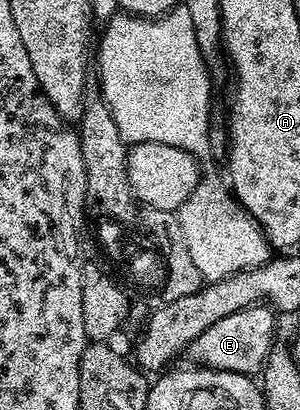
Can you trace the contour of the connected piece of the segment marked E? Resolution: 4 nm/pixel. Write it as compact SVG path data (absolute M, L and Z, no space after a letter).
M268 305L248 306L239 312L231 312L231 316L223 316L223 320L215 320L207 332L203 332L187 347L194 363L208 366L210 370L230 370L236 374L260 375L261 367L267 360L269 350L275 344L273 329L277 322L274 311Z

